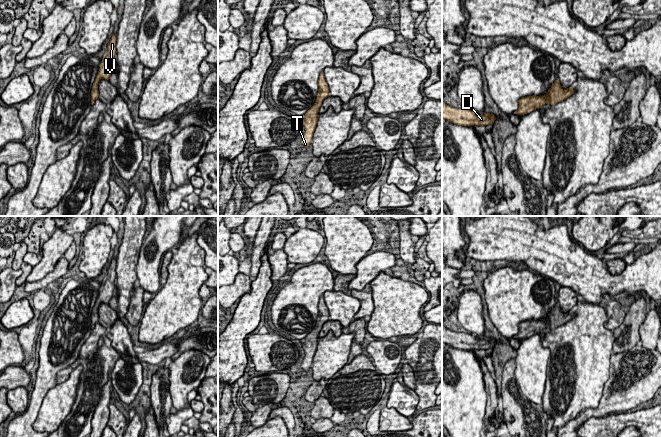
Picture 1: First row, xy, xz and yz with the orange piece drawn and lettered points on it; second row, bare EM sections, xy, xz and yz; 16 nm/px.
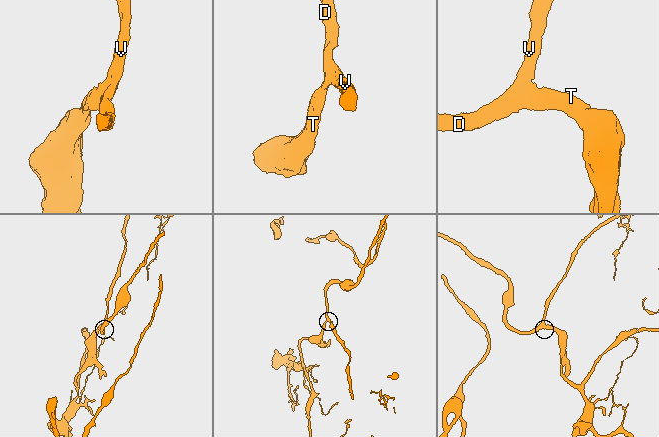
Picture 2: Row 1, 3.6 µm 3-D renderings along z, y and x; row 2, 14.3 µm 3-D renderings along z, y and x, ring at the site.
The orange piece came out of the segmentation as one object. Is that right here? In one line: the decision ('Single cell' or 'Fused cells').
Single cell

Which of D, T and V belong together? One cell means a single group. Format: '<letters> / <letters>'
D T V

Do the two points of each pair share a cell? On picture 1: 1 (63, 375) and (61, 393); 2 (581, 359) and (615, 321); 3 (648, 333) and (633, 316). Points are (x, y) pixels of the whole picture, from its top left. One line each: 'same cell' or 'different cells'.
1: different cells
2: different cells
3: different cells

